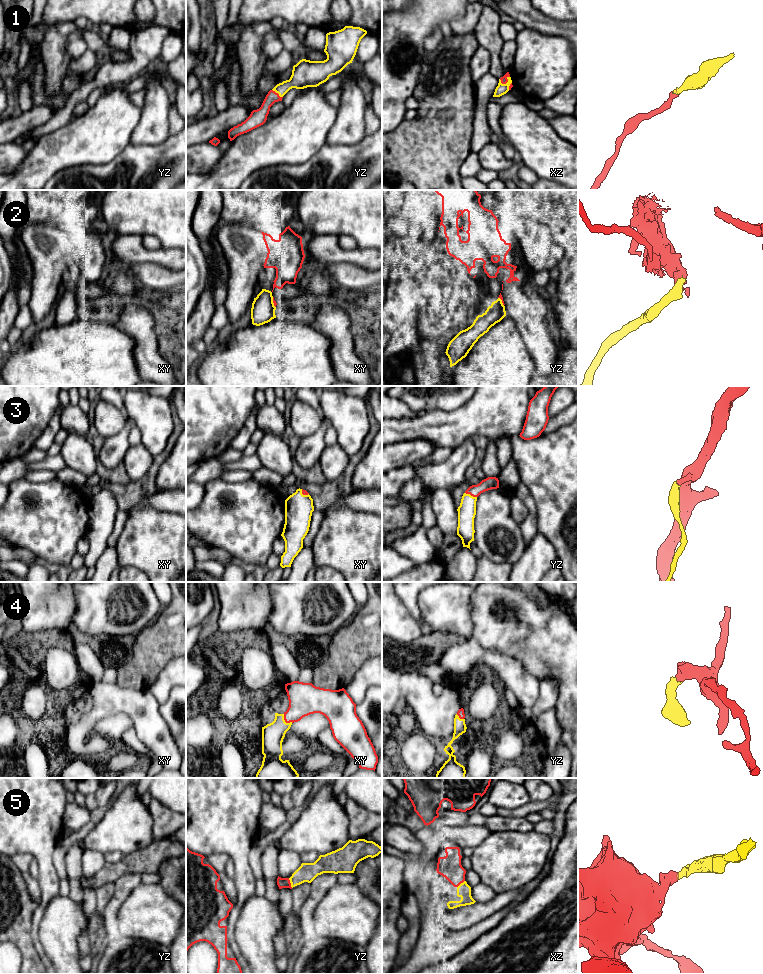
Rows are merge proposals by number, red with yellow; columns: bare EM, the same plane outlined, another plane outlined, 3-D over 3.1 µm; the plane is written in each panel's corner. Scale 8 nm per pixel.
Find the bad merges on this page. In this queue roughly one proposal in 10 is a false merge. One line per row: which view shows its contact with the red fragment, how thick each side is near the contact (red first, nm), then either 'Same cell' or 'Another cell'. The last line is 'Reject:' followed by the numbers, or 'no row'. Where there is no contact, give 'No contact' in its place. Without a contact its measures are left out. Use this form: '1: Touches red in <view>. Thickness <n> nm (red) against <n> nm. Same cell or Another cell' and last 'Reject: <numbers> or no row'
1: Touches red in xz. Thickness 60 nm (red) against 90 nm. Same cell
2: Touches red in xy. Thickness 20 nm (red) against 190 nm. Another cell
3: Touches red in yz. Thickness 100 nm (red) against 140 nm. Same cell
4: Touches red in xy. Thickness 260 nm (red) against 180 nm. Same cell
5: Touches red in yz. Thickness 80 nm (red) against 160 nm. Same cell
Reject: 2

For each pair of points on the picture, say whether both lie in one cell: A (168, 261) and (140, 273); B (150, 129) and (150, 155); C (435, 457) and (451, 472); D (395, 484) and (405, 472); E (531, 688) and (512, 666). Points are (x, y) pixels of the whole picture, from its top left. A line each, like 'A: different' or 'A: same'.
A: different
B: different
C: different
D: same
E: same

